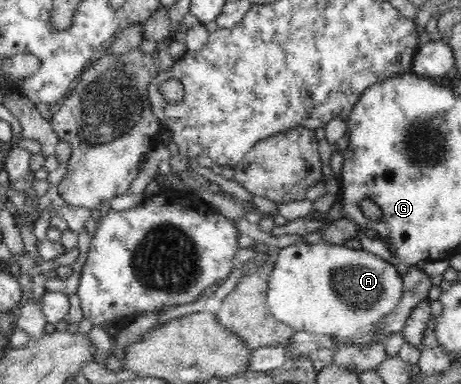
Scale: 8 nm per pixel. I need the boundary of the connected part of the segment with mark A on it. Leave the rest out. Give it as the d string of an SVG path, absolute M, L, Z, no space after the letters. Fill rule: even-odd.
M301 241L296 244L289 245L285 248L281 248L278 253L277 261L270 274L270 280L268 281L267 290L267 306L271 315L275 316L275 319L281 323L289 325L292 329L297 331L305 331L313 334L322 334L334 337L340 342L341 345L353 345L360 348L370 348L373 344L383 343L383 336L379 331L379 320L383 320L384 316L387 316L394 310L395 306L401 302L401 296L403 296L404 279L402 274L399 273L399 269L396 265L383 260L381 257L367 252L365 249L353 249L344 247L344 245L336 245L331 243L325 243L321 241L318 245L307 244Z

